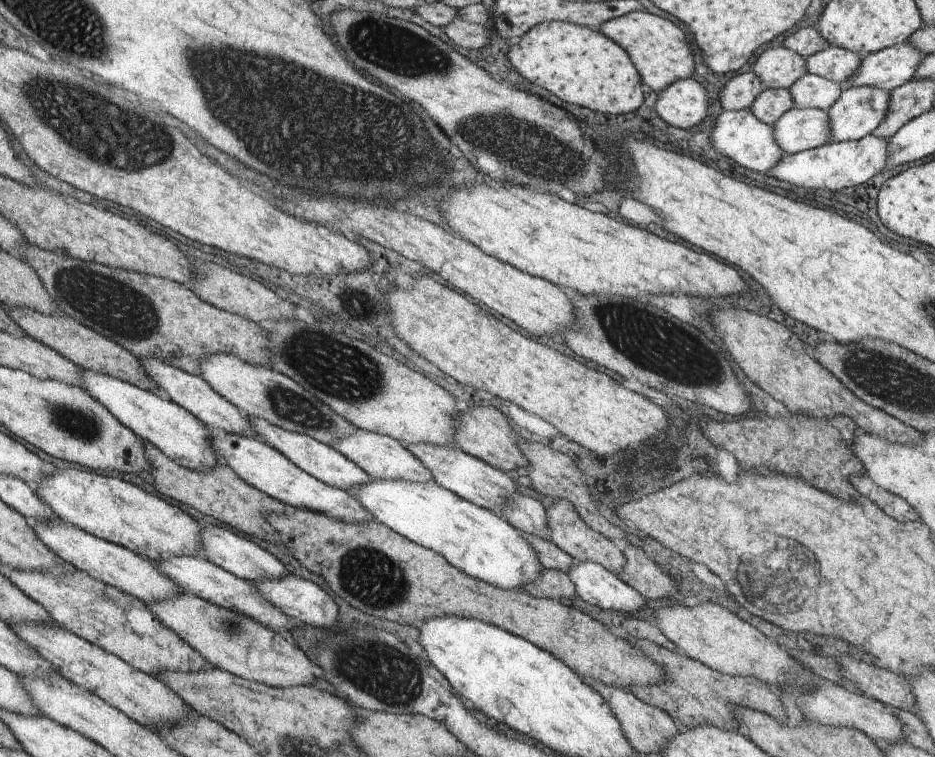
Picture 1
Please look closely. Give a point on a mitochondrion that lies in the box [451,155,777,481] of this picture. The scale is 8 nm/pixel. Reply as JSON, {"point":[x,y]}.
{"point":[640,335]}

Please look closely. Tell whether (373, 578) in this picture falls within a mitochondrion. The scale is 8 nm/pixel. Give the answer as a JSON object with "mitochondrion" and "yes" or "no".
{"mitochondrion":"yes"}

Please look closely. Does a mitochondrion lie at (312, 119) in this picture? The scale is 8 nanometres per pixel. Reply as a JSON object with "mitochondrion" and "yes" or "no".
{"mitochondrion":"yes"}

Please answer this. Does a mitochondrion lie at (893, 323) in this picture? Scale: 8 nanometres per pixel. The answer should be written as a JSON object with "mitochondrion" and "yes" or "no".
{"mitochondrion":"no"}

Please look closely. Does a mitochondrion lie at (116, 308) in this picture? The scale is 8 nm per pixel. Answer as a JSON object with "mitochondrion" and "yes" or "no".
{"mitochondrion":"yes"}

